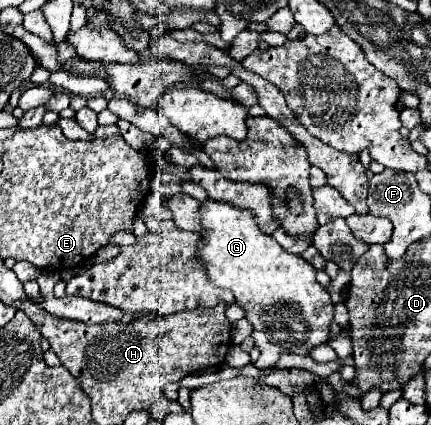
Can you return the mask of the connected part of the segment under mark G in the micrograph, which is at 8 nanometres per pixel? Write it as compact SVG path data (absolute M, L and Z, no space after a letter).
M218 200L200 202L200 262L208 278L218 288L230 288L236 304L244 308L246 320L254 326L252 338L260 348L258 368L272 366L280 354L304 354L312 346L328 340L332 322L332 300L316 280L316 268L300 254L286 252L270 234L260 232L252 212L222 204Z

